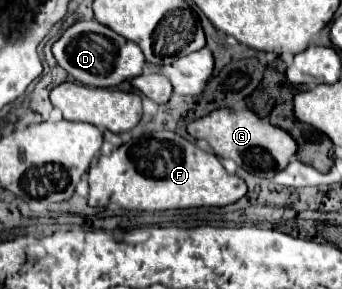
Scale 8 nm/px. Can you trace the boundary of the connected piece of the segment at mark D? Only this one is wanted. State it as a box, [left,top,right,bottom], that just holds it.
[52,20,144,88]

